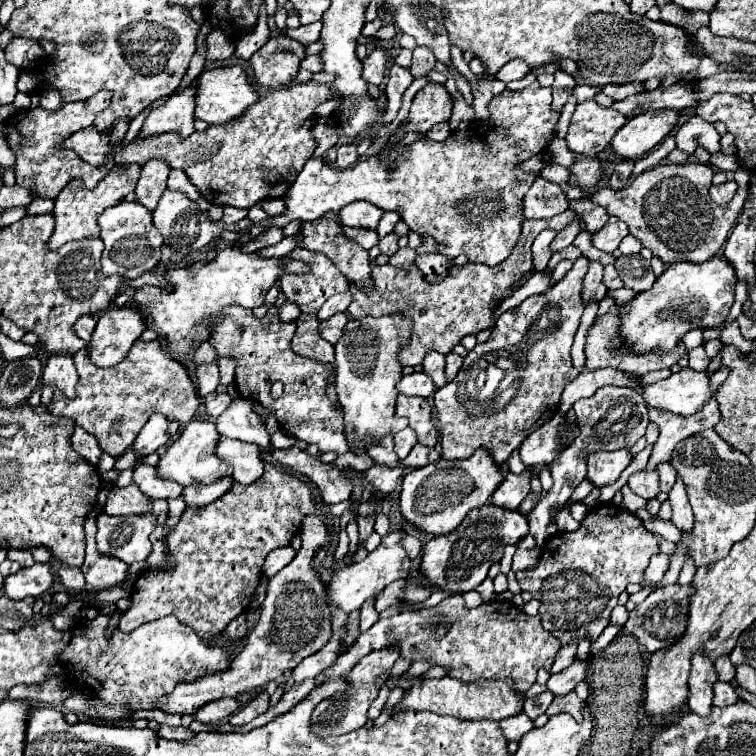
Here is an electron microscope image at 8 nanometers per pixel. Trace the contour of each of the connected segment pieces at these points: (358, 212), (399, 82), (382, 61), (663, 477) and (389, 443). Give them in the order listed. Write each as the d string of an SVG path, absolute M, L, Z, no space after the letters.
M366 201L350 203L350 205L342 207L342 211L338 211L340 221L346 227L364 227L364 229L376 229L382 213L384 213L382 209L378 209Z
M392 65L390 67L390 75L388 75L388 83L386 83L386 95L388 95L388 107L386 107L386 115L384 115L384 123L390 123L396 119L400 107L402 107L402 95L404 91L410 87L412 83L412 75L406 67L400 65Z
M374 49L374 51L364 59L364 71L362 71L362 77L364 77L368 83L380 85L382 79L384 79L384 67L386 67L388 59L390 59L390 57L386 55L386 51Z
M660 463L658 465L658 473L660 473L660 489L664 493L668 493L672 489L672 485L674 485L676 471L674 471L674 467L670 463Z
M392 437L382 439L382 443L374 443L374 447L370 447L368 455L378 463L378 465L386 465L386 467L396 467L400 461L394 453L394 441Z

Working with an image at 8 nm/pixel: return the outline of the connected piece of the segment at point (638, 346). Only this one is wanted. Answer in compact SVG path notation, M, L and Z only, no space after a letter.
M712 257L704 263L670 263L660 277L656 277L652 289L636 293L634 299L620 305L620 329L622 345L614 351L624 353L652 353L672 351L678 341L696 327L716 327L728 315L734 303L736 275L730 263L722 257Z

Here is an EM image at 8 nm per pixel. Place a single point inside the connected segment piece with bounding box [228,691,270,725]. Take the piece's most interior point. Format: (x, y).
(257, 706)

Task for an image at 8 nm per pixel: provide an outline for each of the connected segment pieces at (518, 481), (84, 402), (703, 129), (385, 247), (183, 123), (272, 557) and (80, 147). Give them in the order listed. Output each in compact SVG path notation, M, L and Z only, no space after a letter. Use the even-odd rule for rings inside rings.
M524 471L522 475L510 473L498 485L498 489L492 493L490 503L506 507L506 509L518 509L518 505L528 495L528 491L530 491L530 473L528 471ZM524 477L528 477L528 479L524 479Z
M136 341L128 351L126 359L108 369L94 367L88 359L86 349L74 353L74 363L80 375L76 397L68 399L60 391L54 391L50 413L76 419L76 423L84 431L96 437L102 451L112 457L120 457L132 447L134 439L138 437L140 429L146 425L152 413L172 411L172 421L178 419L182 425L186 425L200 405L198 393L194 391L194 385L184 365L164 353L160 341Z
M690 115L688 121L676 129L674 137L676 137L676 147L688 155L692 155L696 147L704 147L712 155L722 151L720 135L714 129L714 125L710 125L698 115Z
M390 233L390 235L386 235L386 237L382 237L380 241L378 241L378 247L380 247L380 253L384 253L384 255L394 255L396 251L398 251L398 235L394 235L394 233Z
M186 87L180 93L170 95L170 99L154 109L140 133L138 139L146 139L148 135L162 135L162 133L178 133L180 139L186 139L194 131L194 87Z
M288 545L288 547L282 547L282 549L274 549L272 553L268 553L266 561L264 561L264 575L276 575L280 569L284 569L292 559L294 559L294 549Z
M96 127L80 129L66 139L64 147L74 149L86 163L98 165L98 159L104 159L109 153L110 138L106 132L96 131Z

